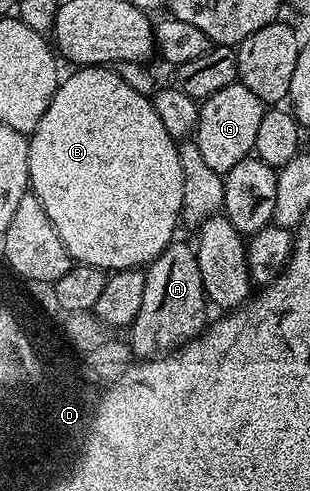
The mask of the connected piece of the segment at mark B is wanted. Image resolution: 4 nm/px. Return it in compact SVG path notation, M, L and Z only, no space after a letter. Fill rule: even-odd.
M107 65L79 67L71 76L64 78L59 88L53 93L53 101L49 101L49 109L45 109L45 117L37 125L37 129L29 136L29 187L35 196L45 205L45 213L49 213L49 221L53 221L53 229L57 229L57 237L65 245L76 264L85 267L100 267L108 273L129 269L130 267L146 268L176 238L175 230L180 230L183 214L183 198L181 197L181 157L179 143L161 125L161 117L157 117L157 109L153 109L148 96L137 93L137 89L125 85L121 81L118 70Z

